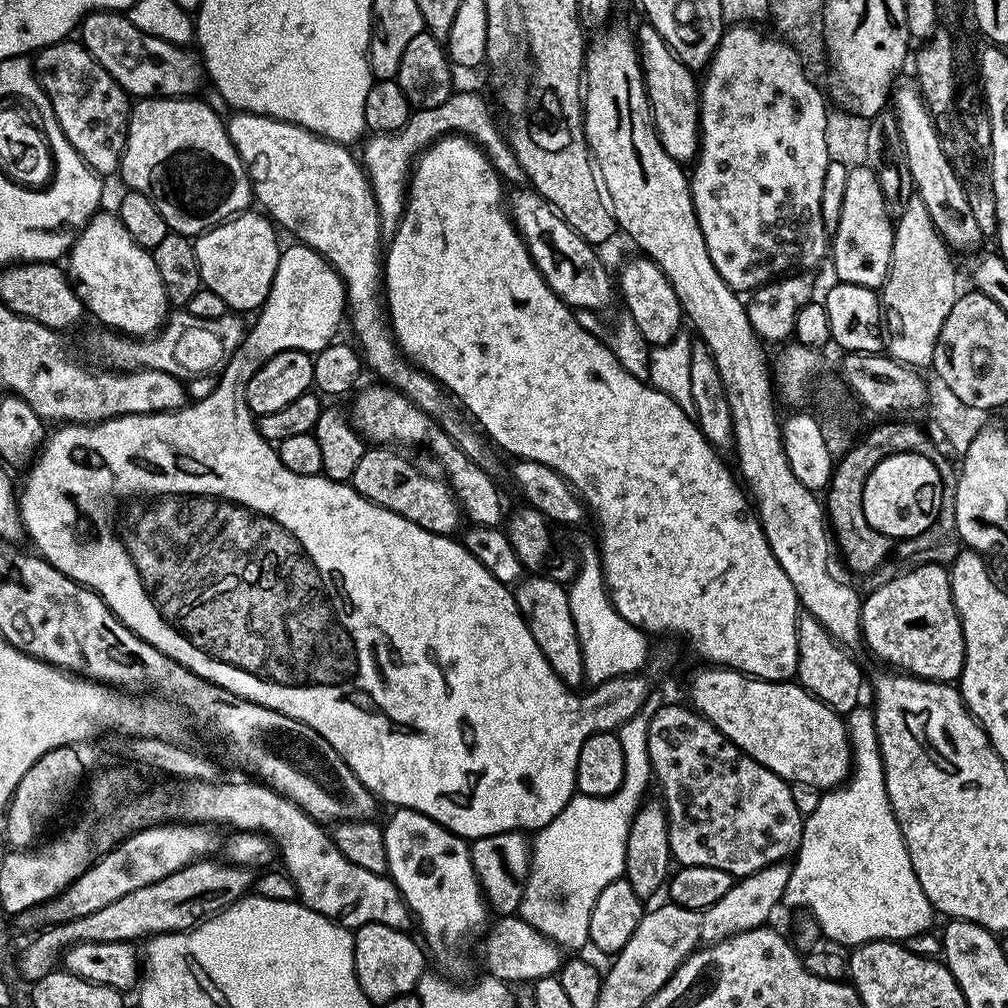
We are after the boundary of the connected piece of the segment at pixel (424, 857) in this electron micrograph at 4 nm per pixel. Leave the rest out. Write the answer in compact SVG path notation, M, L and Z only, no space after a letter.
M396 808L393 813L388 824L383 825L388 863L387 875L398 886L418 928L420 924L420 932L425 940L423 943L431 959L433 956L445 968L443 969L445 973L460 972L464 968L464 955L468 952L468 942L485 931L489 923L488 916L490 917L490 909L484 899L484 893L480 891L480 883L472 865L469 841L462 836L454 835L449 828L442 827L421 812L409 808Z

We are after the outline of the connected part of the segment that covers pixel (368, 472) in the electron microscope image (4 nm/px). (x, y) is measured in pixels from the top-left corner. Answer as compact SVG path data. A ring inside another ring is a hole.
M392 446L369 447L362 454L362 462L358 462L354 470L350 481L352 487L370 502L386 510L394 510L394 514L402 514L402 518L422 526L422 530L436 532L439 536L455 533L455 528L461 527L462 509L456 503L452 489L443 479L435 480L419 472L400 452L403 451Z

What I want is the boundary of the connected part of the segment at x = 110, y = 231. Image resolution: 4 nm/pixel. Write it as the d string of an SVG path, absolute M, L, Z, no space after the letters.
M101 210L79 229L68 249L66 271L85 309L91 315L93 312L105 329L147 338L164 327L170 305L158 266L154 266L151 251L130 238L119 215L112 213L111 216L107 210Z

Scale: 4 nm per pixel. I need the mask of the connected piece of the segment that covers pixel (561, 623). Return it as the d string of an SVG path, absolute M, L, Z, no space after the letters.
M528 574L515 585L514 595L530 634L534 634L534 642L538 642L538 650L542 650L546 662L550 662L550 670L554 670L554 674L558 674L569 688L579 689L579 684L585 683L582 646L574 630L574 614L570 614L567 587L545 576Z

